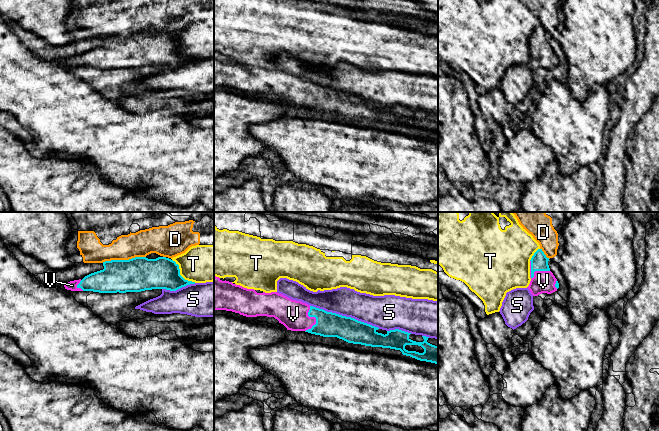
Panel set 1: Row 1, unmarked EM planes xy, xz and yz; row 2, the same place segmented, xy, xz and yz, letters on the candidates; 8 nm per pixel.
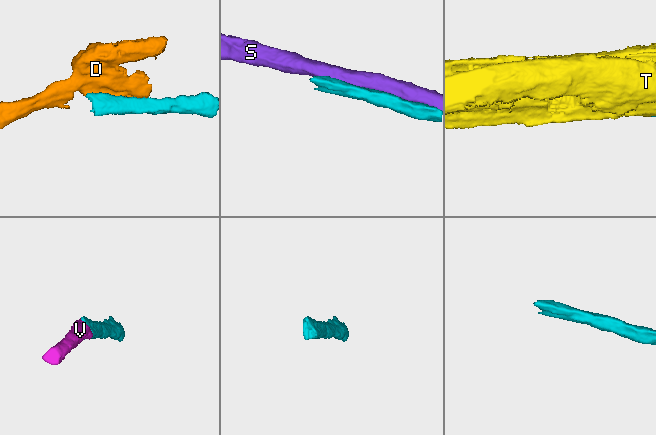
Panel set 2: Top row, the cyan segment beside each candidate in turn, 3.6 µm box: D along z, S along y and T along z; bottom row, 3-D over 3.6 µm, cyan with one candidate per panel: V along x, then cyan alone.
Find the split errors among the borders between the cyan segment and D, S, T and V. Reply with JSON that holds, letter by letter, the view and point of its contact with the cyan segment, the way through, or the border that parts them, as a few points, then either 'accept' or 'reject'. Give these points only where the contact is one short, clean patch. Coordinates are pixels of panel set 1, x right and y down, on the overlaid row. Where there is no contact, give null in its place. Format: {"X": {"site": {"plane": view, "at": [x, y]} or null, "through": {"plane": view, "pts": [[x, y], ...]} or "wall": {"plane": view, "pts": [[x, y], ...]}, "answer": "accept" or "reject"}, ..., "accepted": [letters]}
{"D": {"site": {"plane": "xy", "at": [123, 260]}, "answer": "reject"}, "S": {"site": {"plane": "xz", "at": [345, 316]}, "answer": "reject"}, "T": {"site": {"plane": "xy", "at": [179, 274]}, "answer": "reject"}, "V": {"site": {"plane": "yz", "at": [533, 275]}, "through": {"plane": "yz", "pts": [[539, 262], [539, 267], [533, 275], [543, 281]]}, "answer": "accept"}, "accepted": ["V"]}

